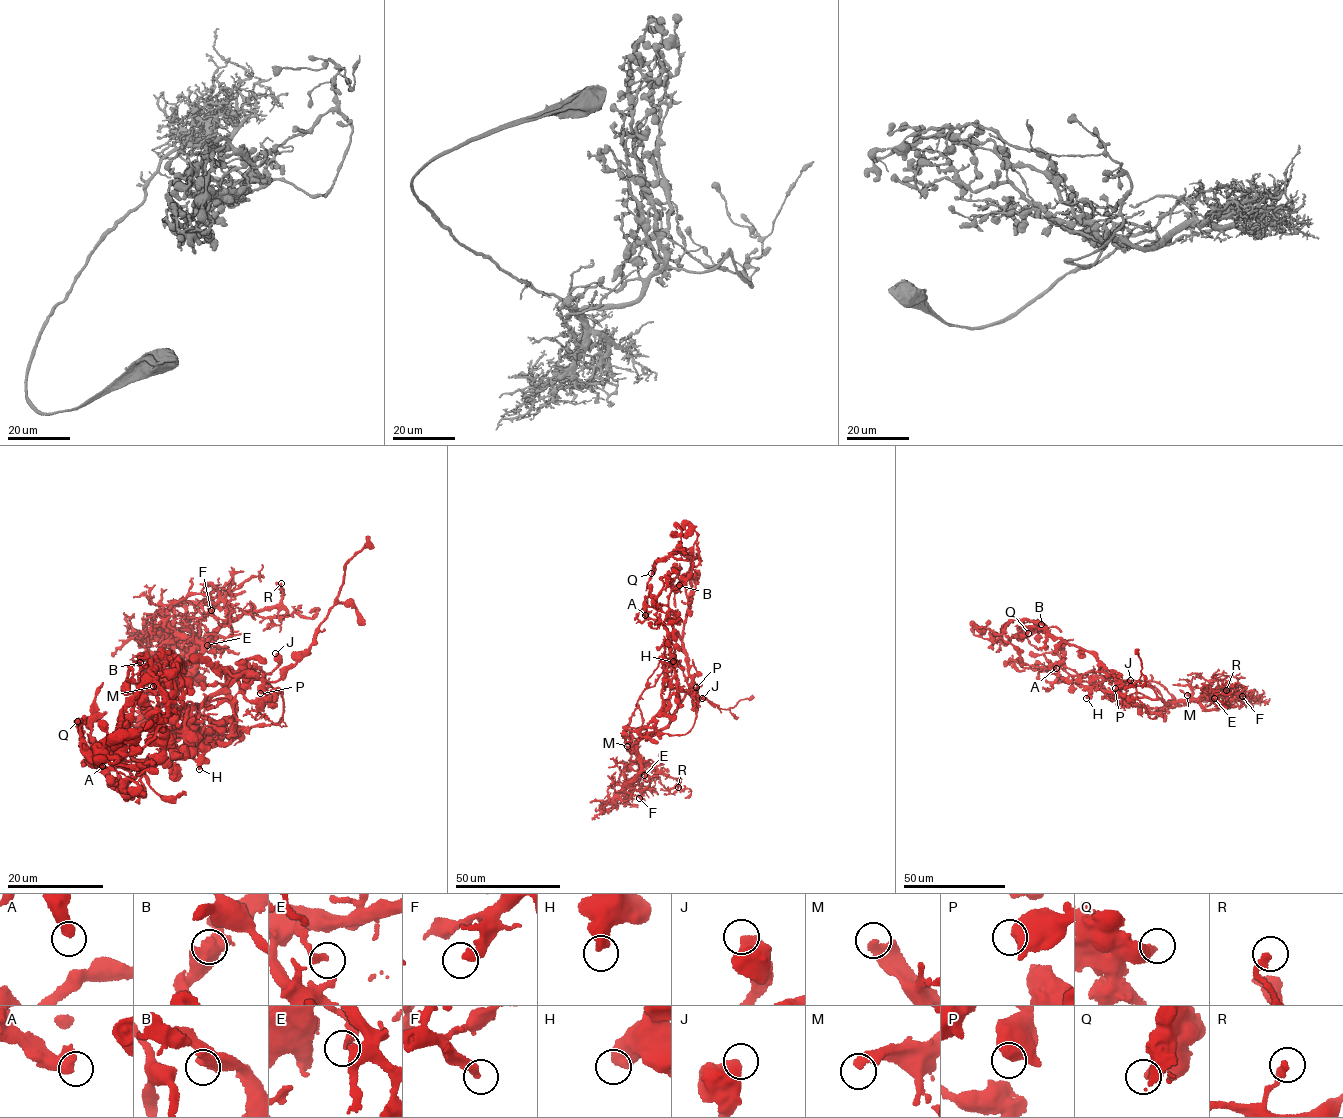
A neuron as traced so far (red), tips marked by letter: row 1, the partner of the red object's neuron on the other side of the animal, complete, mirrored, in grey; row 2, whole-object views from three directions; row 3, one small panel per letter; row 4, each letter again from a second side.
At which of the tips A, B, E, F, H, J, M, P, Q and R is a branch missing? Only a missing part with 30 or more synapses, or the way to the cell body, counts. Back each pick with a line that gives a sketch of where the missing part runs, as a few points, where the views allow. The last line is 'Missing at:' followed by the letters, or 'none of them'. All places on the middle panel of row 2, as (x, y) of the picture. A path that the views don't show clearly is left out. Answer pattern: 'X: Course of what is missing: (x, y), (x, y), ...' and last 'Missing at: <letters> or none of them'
A: Course of what is missing: (645, 615), (650, 643), (656, 655), (654, 661)
M: Course of what is missing: (627, 746), (582, 717), (541, 702), (516, 684), (510, 673), (512, 666), (548, 637), (577, 627), (603, 607)
Missing at: A, M

